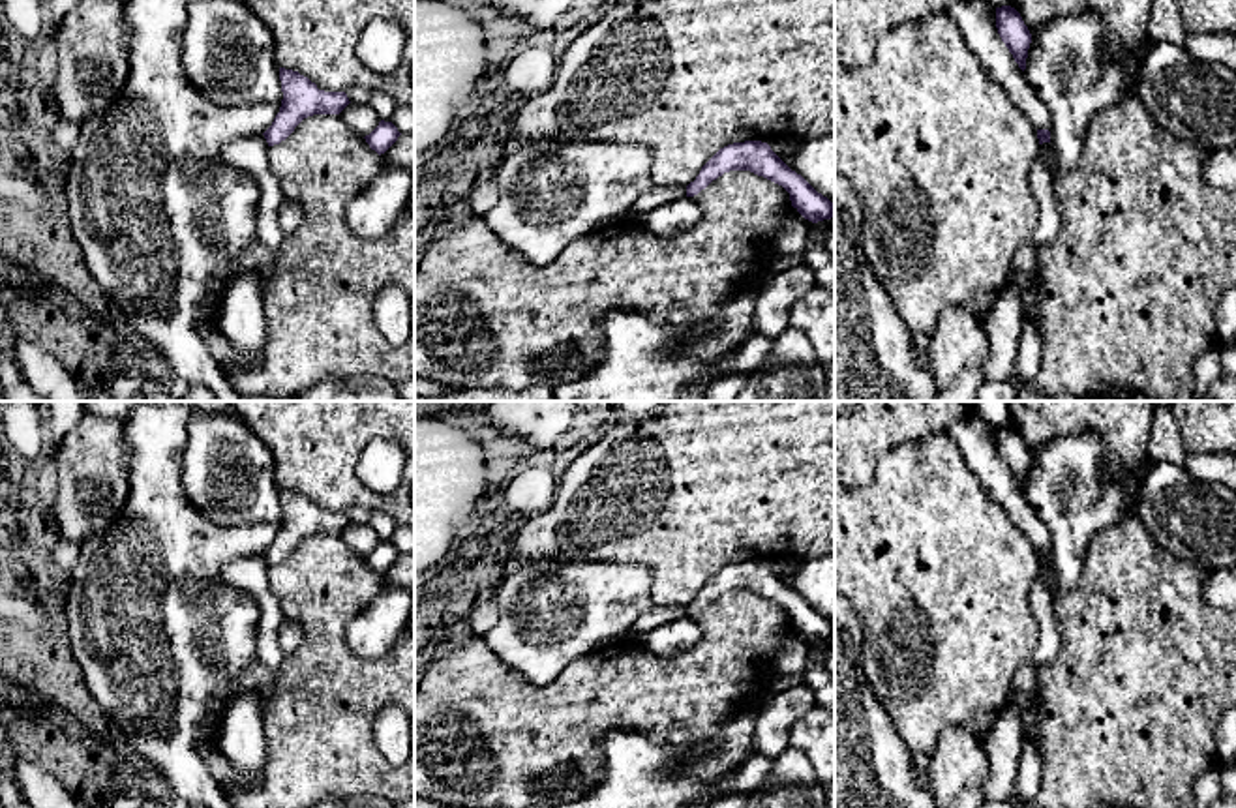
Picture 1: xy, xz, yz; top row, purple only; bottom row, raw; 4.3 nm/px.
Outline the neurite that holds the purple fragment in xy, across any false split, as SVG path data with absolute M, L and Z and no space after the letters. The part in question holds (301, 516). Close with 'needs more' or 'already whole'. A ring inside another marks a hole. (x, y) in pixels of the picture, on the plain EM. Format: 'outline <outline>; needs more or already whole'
outline M279 487L281 527L272 546L263 553L268 566L285 561L294 547L313 534L339 534L351 521L345 512L324 512L298 491Z; already whole

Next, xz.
outline M745 561L720 568L686 606L686 617L698 615L713 600L730 591L750 591L790 613L791 626L808 641L835 637L835 624L818 613L801 594L791 591L767 562Z; already whole

